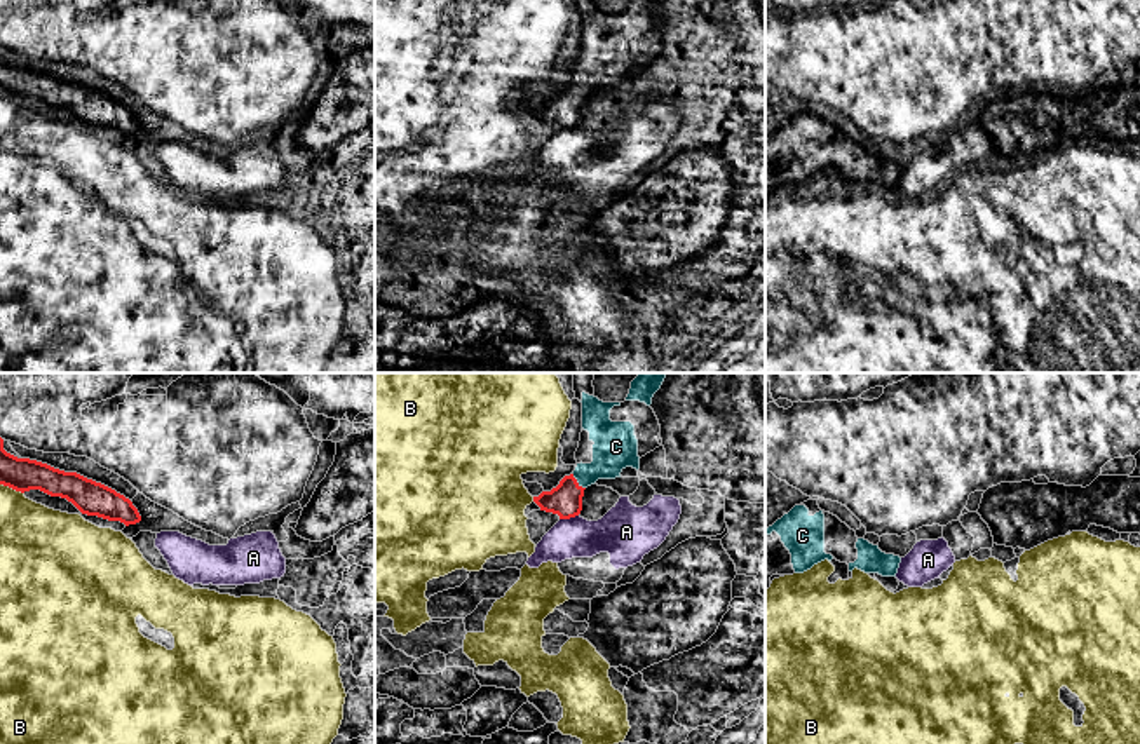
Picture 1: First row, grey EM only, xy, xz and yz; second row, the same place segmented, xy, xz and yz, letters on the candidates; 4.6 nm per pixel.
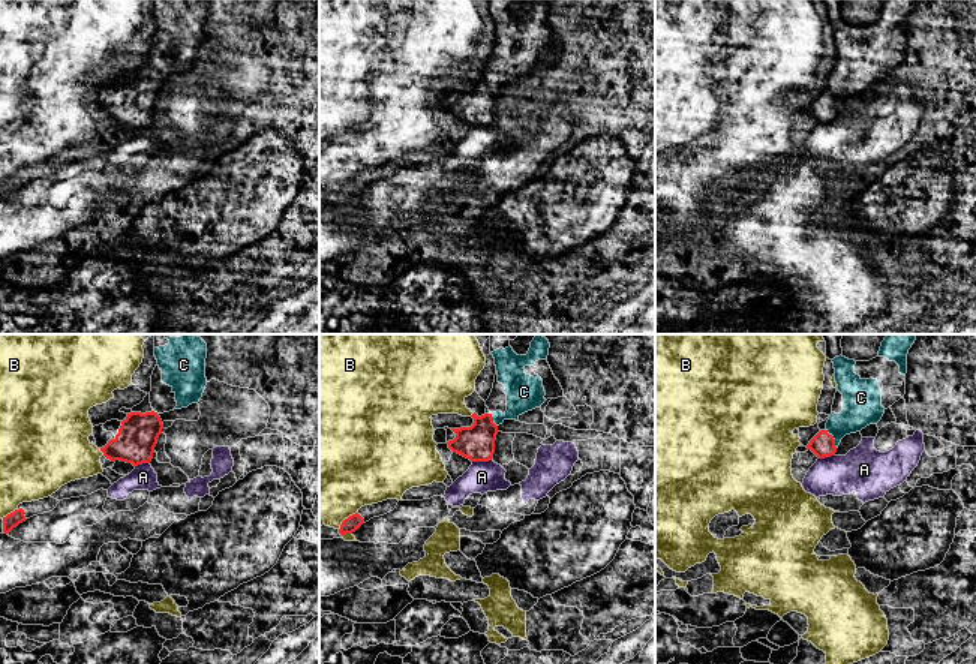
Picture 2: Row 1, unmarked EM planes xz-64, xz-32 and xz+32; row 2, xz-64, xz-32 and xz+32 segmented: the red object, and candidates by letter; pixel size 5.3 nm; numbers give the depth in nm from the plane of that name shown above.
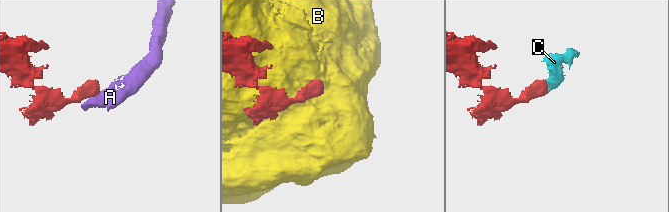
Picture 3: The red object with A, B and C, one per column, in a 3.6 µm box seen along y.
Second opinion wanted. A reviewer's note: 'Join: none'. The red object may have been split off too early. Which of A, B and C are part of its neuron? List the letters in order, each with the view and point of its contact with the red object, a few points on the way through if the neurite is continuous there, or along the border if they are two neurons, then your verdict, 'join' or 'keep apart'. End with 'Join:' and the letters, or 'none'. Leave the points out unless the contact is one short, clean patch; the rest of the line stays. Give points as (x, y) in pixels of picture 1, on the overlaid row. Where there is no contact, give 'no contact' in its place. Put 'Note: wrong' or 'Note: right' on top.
Note: wrong
A: meets red in xz at (569, 518); border along xz (577, 514), (560, 520); keep apart
B: meets red in xy at (13, 488); keep apart
C: meets red in xz at (576, 481); runs through xz (565, 500), (576, 481), (588, 474), (616, 446); join
Join: C

